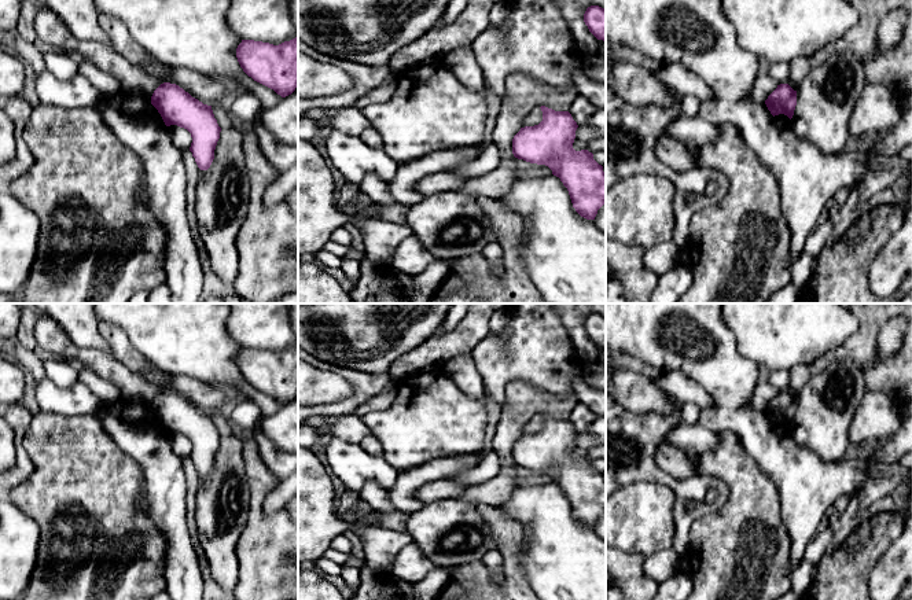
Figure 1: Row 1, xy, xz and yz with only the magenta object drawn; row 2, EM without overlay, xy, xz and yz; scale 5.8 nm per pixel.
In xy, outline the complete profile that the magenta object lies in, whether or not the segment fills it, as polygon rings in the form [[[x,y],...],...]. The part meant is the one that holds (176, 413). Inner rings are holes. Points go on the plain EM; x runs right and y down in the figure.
[[[161,391],[151,404],[166,434],[177,432],[191,441],[190,459],[201,478],[207,478],[214,467],[214,457],[221,435],[212,413],[203,412],[176,391]]]

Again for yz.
[[[780,391],[768,404],[765,412],[773,424],[784,422],[791,427],[797,413],[797,398],[794,398],[788,391]]]

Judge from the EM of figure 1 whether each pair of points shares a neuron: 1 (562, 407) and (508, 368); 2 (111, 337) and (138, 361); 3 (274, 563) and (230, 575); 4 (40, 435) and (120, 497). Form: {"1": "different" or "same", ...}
{"1": "different", "2": "same", "3": "different", "4": "same"}

